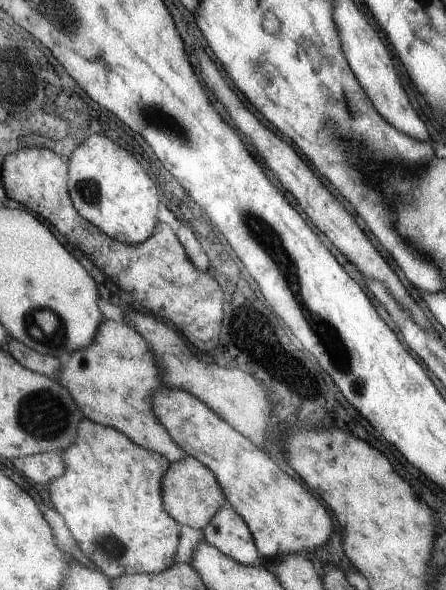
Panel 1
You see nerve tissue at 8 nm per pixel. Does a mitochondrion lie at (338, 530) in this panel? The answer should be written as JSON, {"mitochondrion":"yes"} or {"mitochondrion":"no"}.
{"mitochondrion":"no"}

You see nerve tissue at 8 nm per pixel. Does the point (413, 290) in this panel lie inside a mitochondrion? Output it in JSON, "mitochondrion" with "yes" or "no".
{"mitochondrion":"no"}

